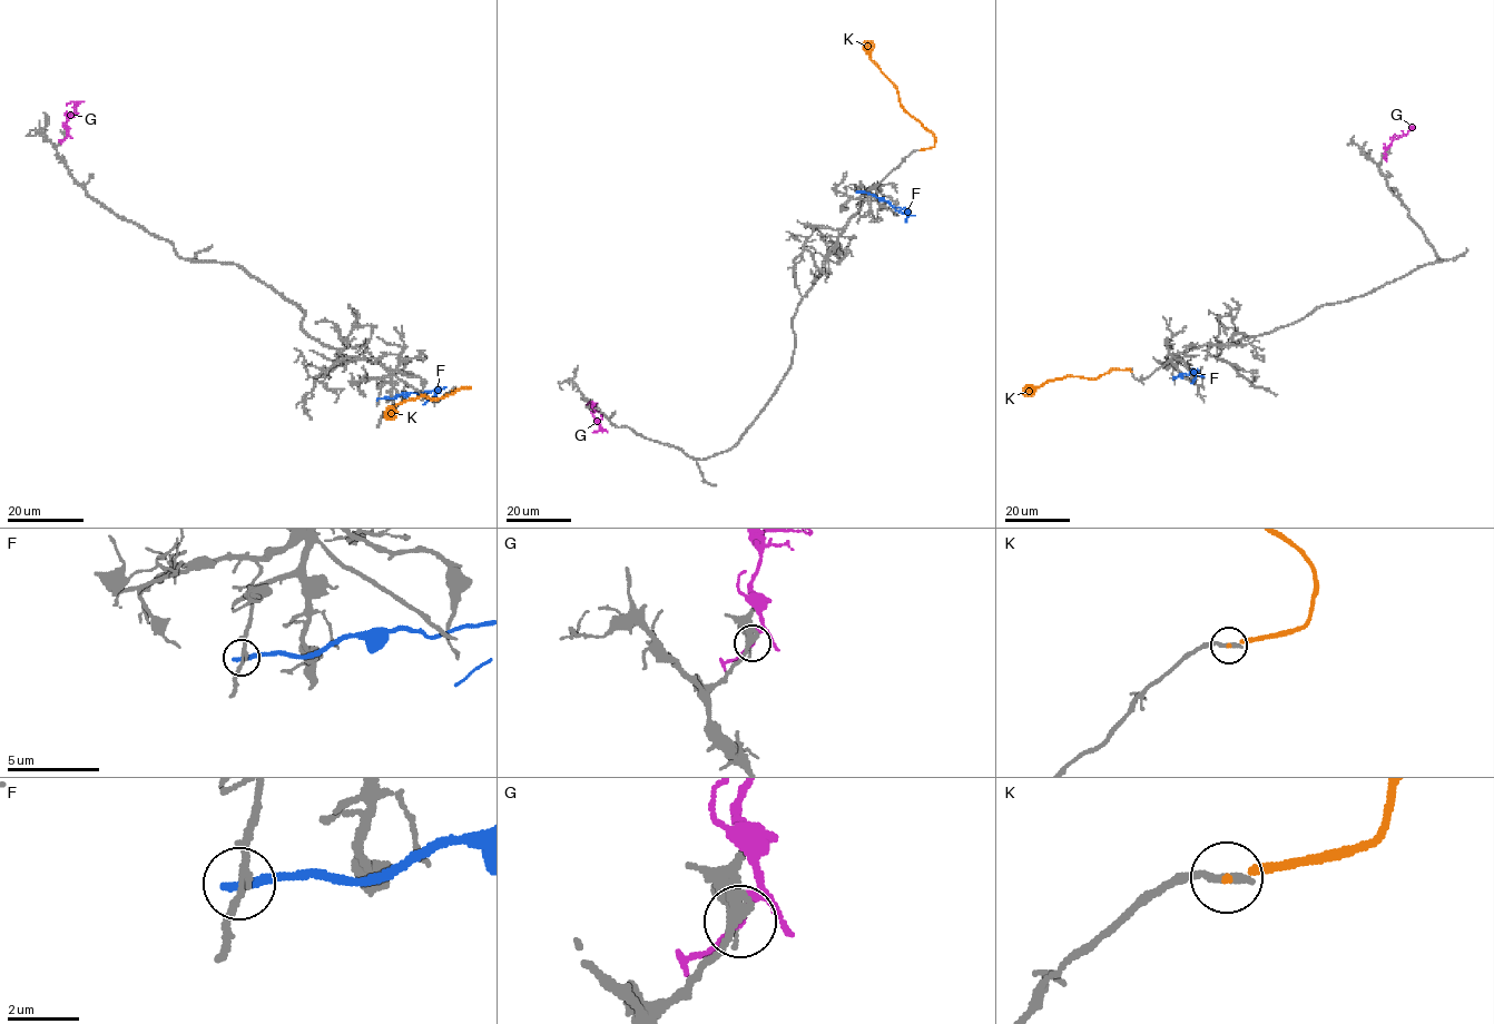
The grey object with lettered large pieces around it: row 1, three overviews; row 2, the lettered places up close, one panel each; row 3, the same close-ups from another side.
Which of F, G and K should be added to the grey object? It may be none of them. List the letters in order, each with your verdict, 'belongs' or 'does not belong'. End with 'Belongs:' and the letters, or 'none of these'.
F: does not belong
G: does not belong
K: does not belong
Belongs: none of these

